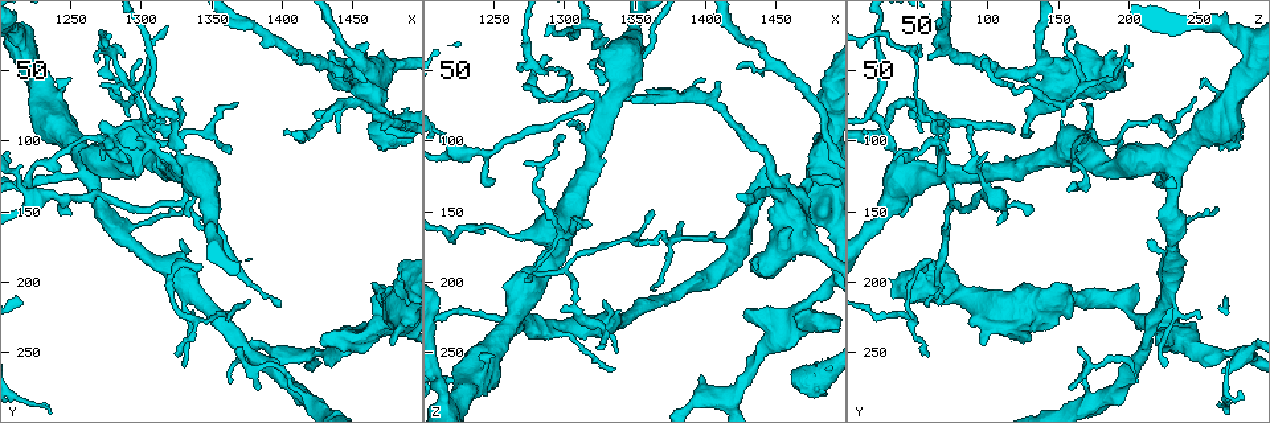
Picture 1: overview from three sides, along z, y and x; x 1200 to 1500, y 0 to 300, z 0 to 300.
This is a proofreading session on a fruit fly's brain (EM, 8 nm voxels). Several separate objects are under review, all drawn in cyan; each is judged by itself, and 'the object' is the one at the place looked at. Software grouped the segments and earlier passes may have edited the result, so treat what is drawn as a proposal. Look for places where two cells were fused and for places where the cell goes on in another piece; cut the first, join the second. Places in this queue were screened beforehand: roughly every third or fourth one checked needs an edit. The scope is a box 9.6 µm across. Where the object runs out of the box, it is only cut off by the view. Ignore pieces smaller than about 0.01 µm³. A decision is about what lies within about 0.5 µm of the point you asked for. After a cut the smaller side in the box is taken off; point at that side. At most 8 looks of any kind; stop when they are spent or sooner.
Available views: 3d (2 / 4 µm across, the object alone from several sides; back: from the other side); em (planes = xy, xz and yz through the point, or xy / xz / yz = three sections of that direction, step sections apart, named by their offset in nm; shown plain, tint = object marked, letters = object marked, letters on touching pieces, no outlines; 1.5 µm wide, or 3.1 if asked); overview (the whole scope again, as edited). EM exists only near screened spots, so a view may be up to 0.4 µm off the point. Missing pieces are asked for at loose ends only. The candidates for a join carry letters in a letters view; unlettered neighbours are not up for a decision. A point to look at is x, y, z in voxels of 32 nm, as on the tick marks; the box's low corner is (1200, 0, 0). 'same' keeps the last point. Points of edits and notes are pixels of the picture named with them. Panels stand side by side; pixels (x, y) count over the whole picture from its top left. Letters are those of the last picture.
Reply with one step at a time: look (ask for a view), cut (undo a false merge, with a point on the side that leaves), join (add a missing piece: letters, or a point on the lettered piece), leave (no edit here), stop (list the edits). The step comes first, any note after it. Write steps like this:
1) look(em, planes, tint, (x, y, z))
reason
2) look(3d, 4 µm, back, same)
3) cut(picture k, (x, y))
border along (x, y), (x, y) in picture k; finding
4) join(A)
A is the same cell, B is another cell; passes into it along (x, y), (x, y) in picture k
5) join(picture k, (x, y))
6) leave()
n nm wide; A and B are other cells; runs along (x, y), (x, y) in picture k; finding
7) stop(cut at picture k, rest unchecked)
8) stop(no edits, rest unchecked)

look(em, planes, letters, (1476, 248, 98))

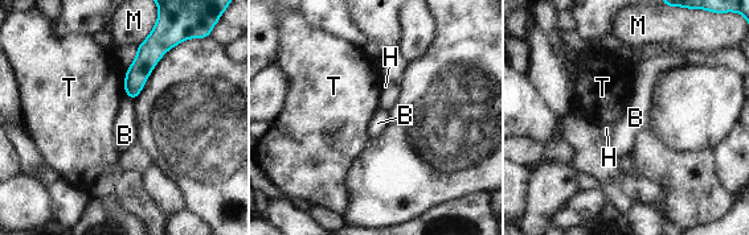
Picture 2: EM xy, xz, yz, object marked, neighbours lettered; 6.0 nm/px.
leave()
B, H, M and T are other cells; border along (126, 91), (131, 100) in picture 2; none of them fits

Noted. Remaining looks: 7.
look(3d, 4 µm, (1384, 274, 156))
thin end

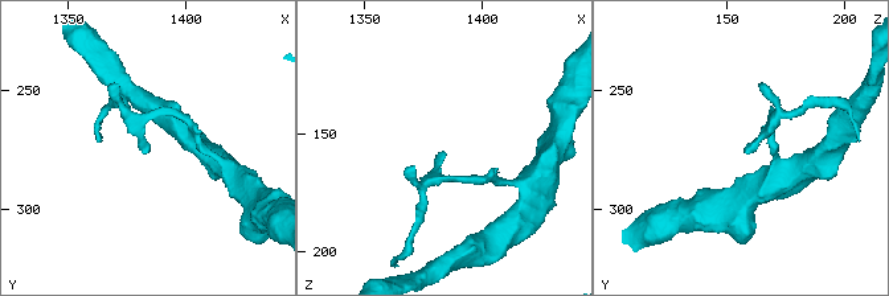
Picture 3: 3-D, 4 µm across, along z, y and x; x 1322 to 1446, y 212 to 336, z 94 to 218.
look(em, planes, letters, (1384, 276, 158))
now the EM

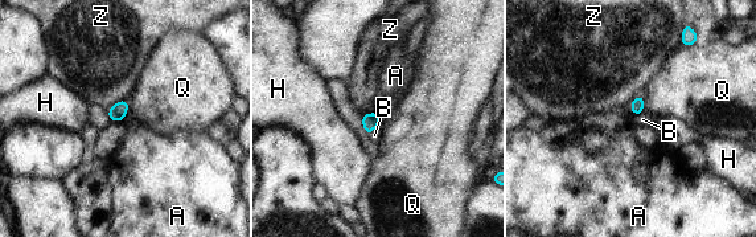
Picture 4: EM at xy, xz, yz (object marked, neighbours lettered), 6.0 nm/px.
leave()
80 nm wide; A, B, H, Q and Z are other cells; none of them fits

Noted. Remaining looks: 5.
look(em, xz, step 4, tint, (1296, 62, 170))
three arms meet

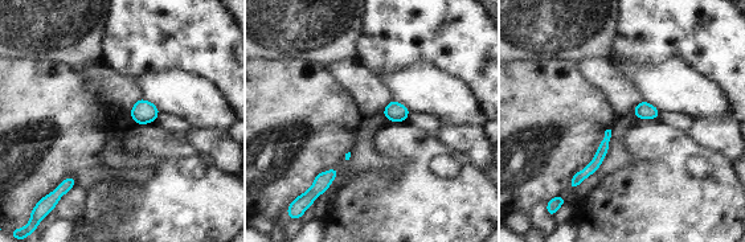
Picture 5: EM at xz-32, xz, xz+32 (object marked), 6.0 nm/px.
look(em, planes, letters, same)
cut it another way

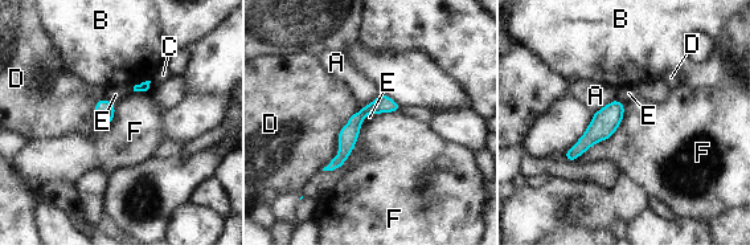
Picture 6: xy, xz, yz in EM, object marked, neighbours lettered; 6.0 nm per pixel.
leave()
A, B, C, D, E and F are other cells; one cell here

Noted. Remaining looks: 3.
stop(no edits, rest unchecked)

